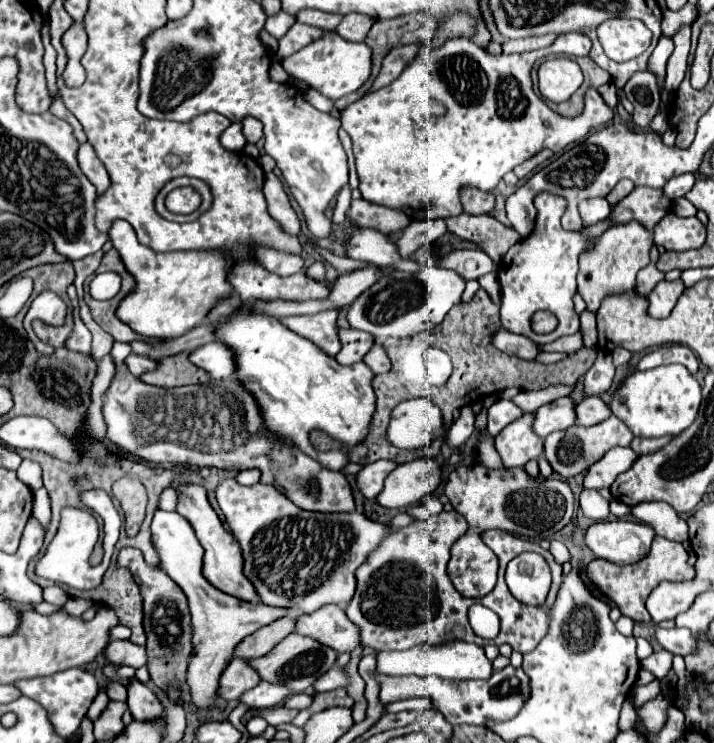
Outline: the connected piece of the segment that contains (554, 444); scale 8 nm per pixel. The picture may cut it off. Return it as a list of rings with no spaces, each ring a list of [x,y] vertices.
[[[610,415],[606,421],[598,423],[598,425],[592,425],[592,427],[568,427],[566,431],[556,431],[556,433],[550,433],[546,439],[544,439],[544,457],[548,459],[548,463],[552,465],[552,469],[564,477],[564,479],[570,479],[582,471],[586,471],[592,463],[596,463],[598,459],[602,459],[602,455],[616,447],[616,445],[630,445],[632,441],[632,433],[630,429],[618,421],[618,417]]]

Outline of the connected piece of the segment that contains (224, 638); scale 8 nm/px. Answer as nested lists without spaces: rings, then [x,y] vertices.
[[[156,511],[152,519],[152,545],[160,557],[160,567],[166,571],[186,593],[192,613],[192,627],[194,627],[194,651],[190,655],[188,665],[188,687],[192,693],[192,701],[198,707],[210,707],[216,689],[218,679],[226,665],[232,661],[234,647],[246,637],[252,635],[256,629],[284,617],[288,609],[270,607],[264,603],[248,603],[240,601],[238,597],[232,597],[228,593],[222,593],[220,589],[212,587],[208,579],[202,575],[202,547],[198,545],[198,539],[190,527],[190,523],[180,517],[176,511]]]

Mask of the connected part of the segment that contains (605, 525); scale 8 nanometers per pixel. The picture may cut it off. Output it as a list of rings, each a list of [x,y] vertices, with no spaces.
[[[610,519],[592,523],[584,533],[584,545],[600,559],[616,565],[636,563],[648,551],[654,539],[654,531],[636,521]]]

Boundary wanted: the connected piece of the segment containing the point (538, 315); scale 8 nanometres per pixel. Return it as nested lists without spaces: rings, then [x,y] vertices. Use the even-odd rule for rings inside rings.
[[[536,311],[532,315],[532,329],[536,333],[550,333],[550,331],[556,329],[556,325],[558,325],[556,317],[552,313],[548,313],[548,311]]]

